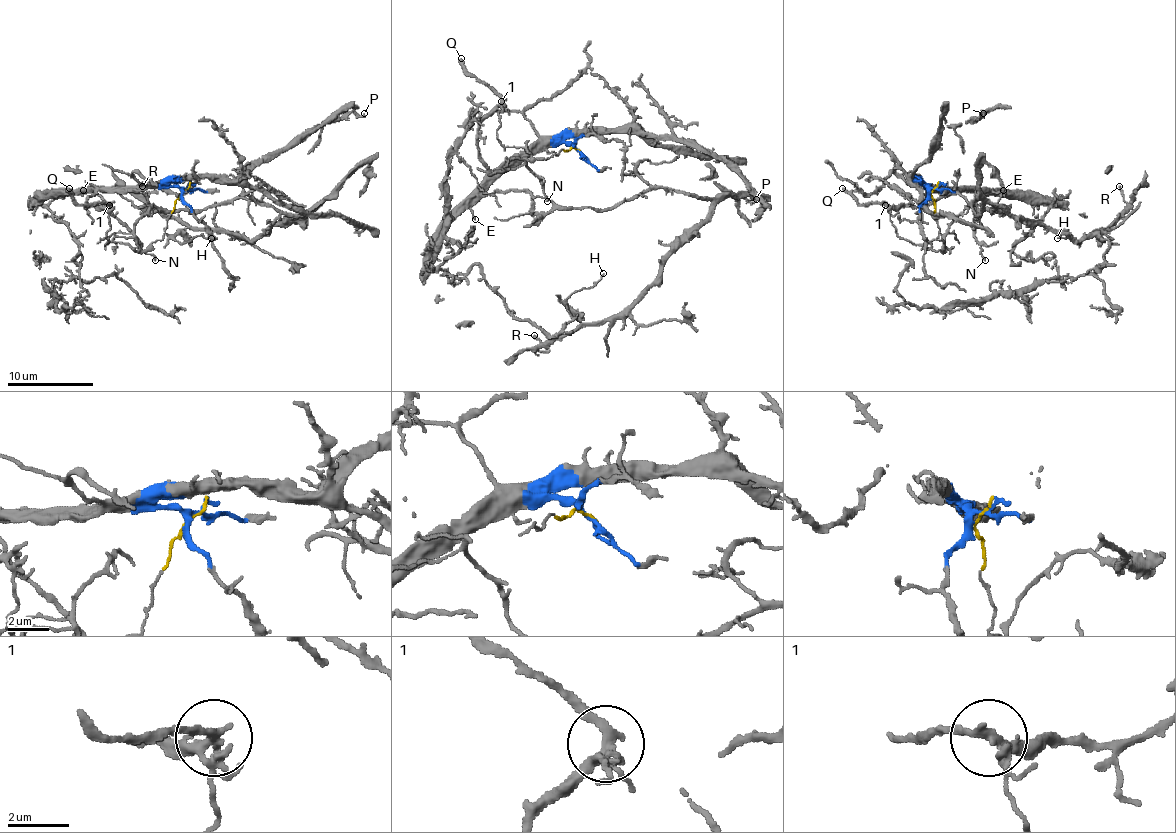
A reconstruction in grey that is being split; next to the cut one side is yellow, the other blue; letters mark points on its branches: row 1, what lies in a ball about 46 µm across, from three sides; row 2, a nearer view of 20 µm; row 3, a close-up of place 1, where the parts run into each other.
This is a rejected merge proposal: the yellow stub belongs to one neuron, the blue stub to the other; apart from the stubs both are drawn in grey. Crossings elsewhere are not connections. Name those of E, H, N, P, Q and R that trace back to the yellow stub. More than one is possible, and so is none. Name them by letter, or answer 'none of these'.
H, R

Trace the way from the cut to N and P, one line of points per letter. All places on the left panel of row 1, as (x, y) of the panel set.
N: (185, 189), (94, 189), (154, 261)
P: (185, 189), (174, 181), (221, 177), (241, 181), (265, 157), (280, 155), (312, 127), (351, 112), (364, 114)

